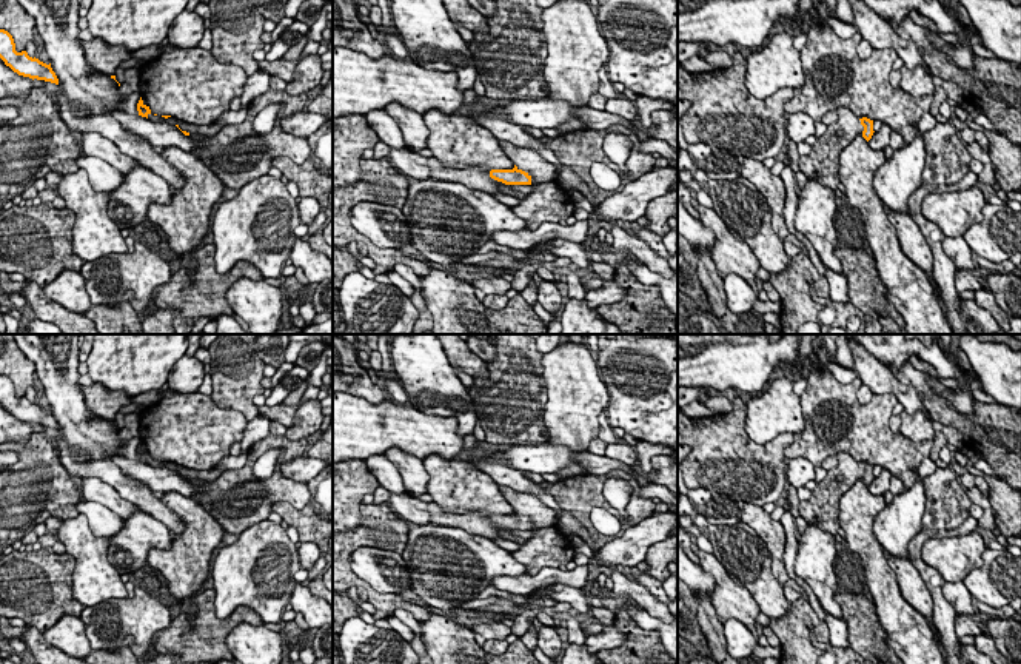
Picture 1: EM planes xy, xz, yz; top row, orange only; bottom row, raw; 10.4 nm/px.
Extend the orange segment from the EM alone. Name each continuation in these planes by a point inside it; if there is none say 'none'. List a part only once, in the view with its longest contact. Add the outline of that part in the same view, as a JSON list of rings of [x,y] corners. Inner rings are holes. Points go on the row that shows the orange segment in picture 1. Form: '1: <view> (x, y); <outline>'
1: xz (541, 170); [[[500,140],[500,148],[517,169],[525,171],[531,177],[531,183],[557,180],[559,168],[544,159],[537,151],[505,140]]]

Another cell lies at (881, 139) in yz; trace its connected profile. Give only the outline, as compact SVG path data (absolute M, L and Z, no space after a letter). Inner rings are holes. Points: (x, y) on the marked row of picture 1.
M882 123L878 132L873 132L872 139L869 140L870 148L875 151L884 151L885 146L890 145L890 126Z

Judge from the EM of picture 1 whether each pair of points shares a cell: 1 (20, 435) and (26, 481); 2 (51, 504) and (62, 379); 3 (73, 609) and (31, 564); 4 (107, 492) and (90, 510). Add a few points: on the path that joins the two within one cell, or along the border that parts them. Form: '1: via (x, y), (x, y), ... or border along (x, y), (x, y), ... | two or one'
1: border along (34, 432), (25, 446), (16, 442) | two
2: border along (57, 456), (70, 475) | two
3: via (62, 598), (39, 575) | one
4: border along (82, 496), (103, 504), (122, 519) | two

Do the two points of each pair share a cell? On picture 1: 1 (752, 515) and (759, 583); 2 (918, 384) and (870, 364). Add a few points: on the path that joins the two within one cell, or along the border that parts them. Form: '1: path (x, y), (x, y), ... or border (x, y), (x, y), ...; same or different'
1: border (741, 521), (764, 543), (770, 553), (770, 563); different
2: border (887, 368), (901, 382), (909, 384), (920, 398); different

